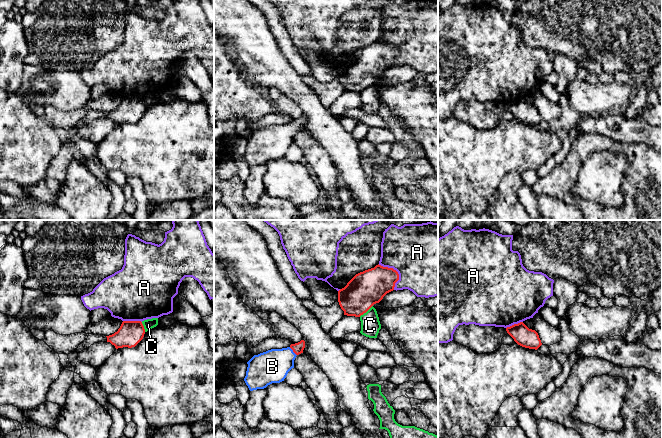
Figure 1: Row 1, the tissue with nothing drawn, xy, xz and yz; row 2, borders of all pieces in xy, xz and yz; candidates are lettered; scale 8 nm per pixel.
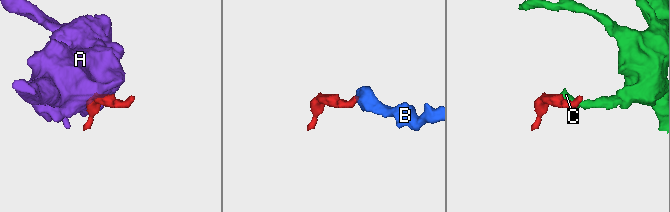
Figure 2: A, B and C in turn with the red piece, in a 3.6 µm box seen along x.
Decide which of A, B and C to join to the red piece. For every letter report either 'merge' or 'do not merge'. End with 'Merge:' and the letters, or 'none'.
A: do not merge
B: merge
C: do not merge
Merge: B

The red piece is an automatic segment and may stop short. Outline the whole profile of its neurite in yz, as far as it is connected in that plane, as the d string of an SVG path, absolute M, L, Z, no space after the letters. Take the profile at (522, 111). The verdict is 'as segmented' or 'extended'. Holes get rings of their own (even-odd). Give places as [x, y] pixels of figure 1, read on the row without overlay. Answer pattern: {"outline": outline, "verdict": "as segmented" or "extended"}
{"outline": "M523 98L507 103L506 107L522 123L537 126L542 121L538 109Z", "verdict": "as segmented"}

